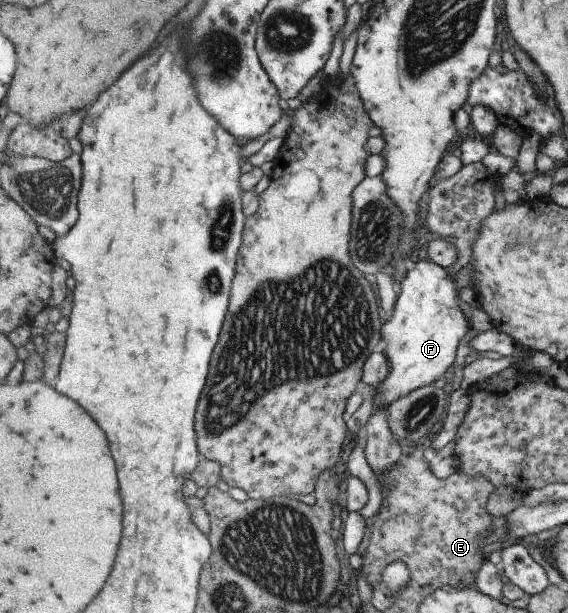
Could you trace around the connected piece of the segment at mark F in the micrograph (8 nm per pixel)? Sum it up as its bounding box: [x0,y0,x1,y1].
[375,260,472,409]

